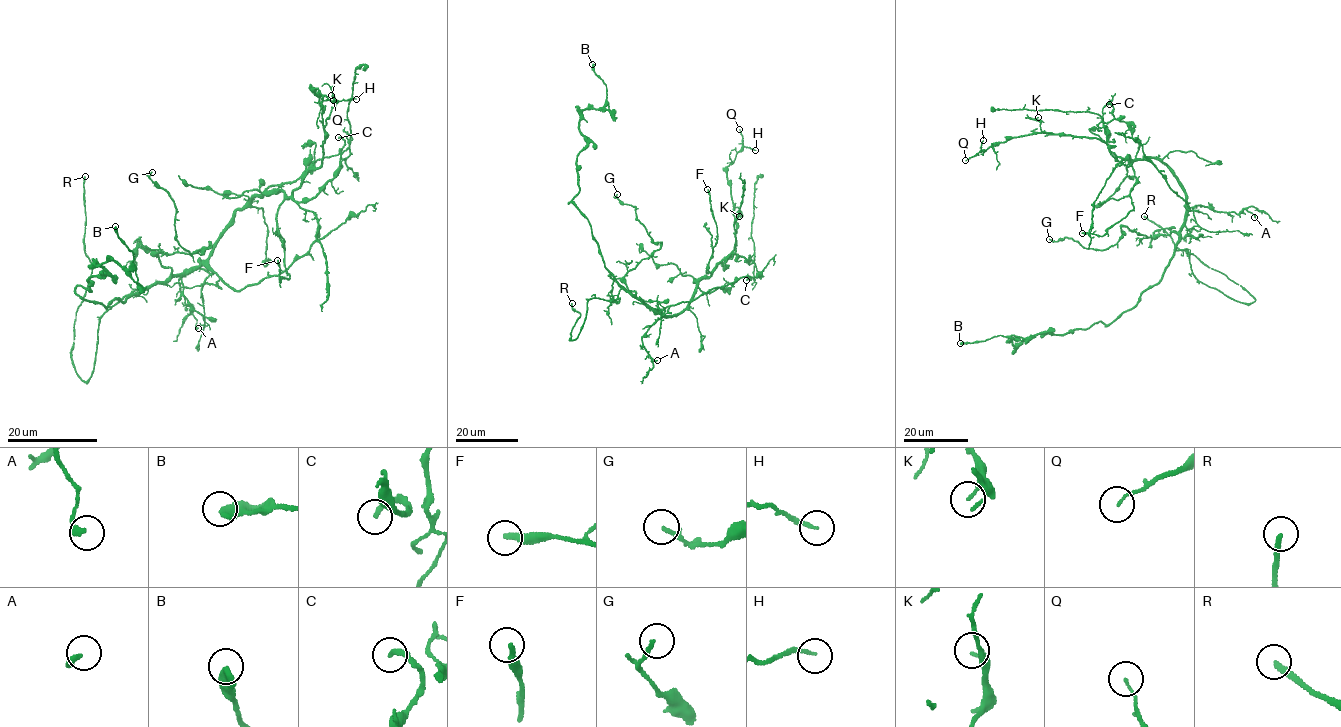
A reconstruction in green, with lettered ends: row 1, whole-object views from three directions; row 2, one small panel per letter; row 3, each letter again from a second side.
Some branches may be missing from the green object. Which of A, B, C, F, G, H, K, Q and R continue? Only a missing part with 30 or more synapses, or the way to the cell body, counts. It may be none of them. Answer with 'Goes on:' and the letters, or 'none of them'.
Goes on: R

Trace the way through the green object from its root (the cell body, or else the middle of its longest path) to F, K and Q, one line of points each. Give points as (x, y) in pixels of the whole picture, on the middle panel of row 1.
F: (637, 298), (663, 317), (679, 313), (700, 281), (710, 276), (706, 269), (717, 227), (707, 189)
K: (637, 298), (663, 317), (679, 313), (700, 281), (734, 253), (739, 216)
Q: (637, 298), (663, 317), (679, 313), (700, 281), (735, 252), (727, 167), (741, 147), (739, 129)

